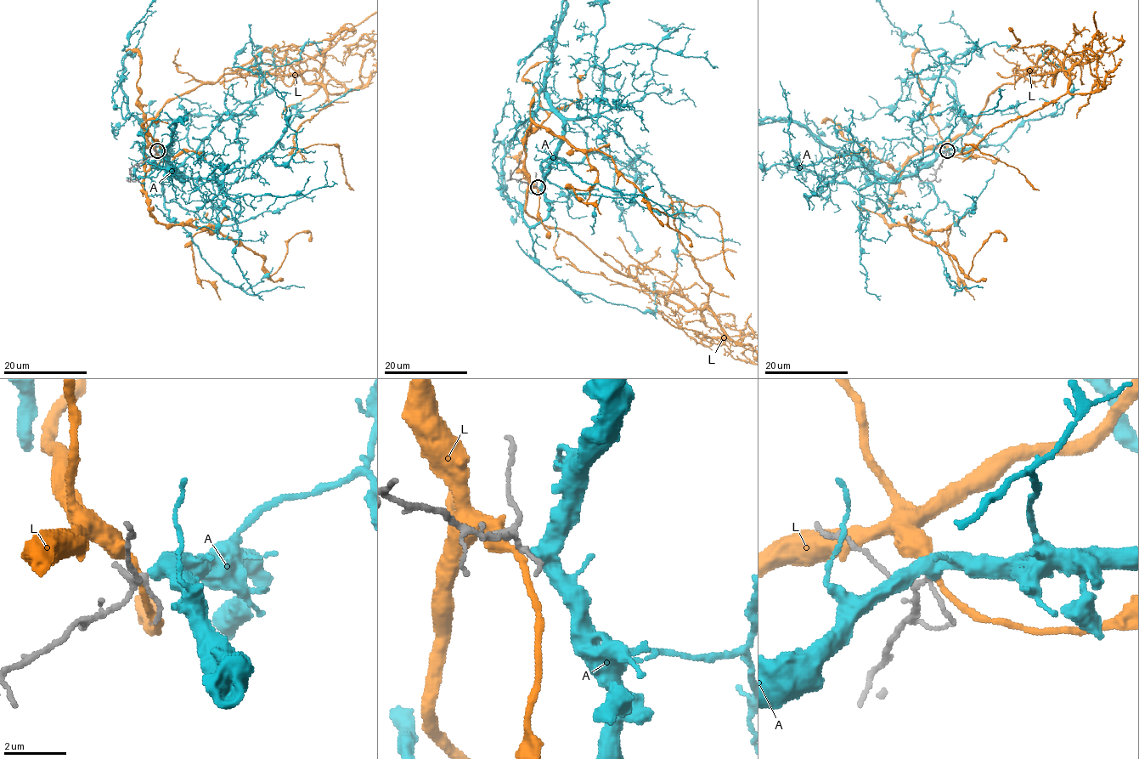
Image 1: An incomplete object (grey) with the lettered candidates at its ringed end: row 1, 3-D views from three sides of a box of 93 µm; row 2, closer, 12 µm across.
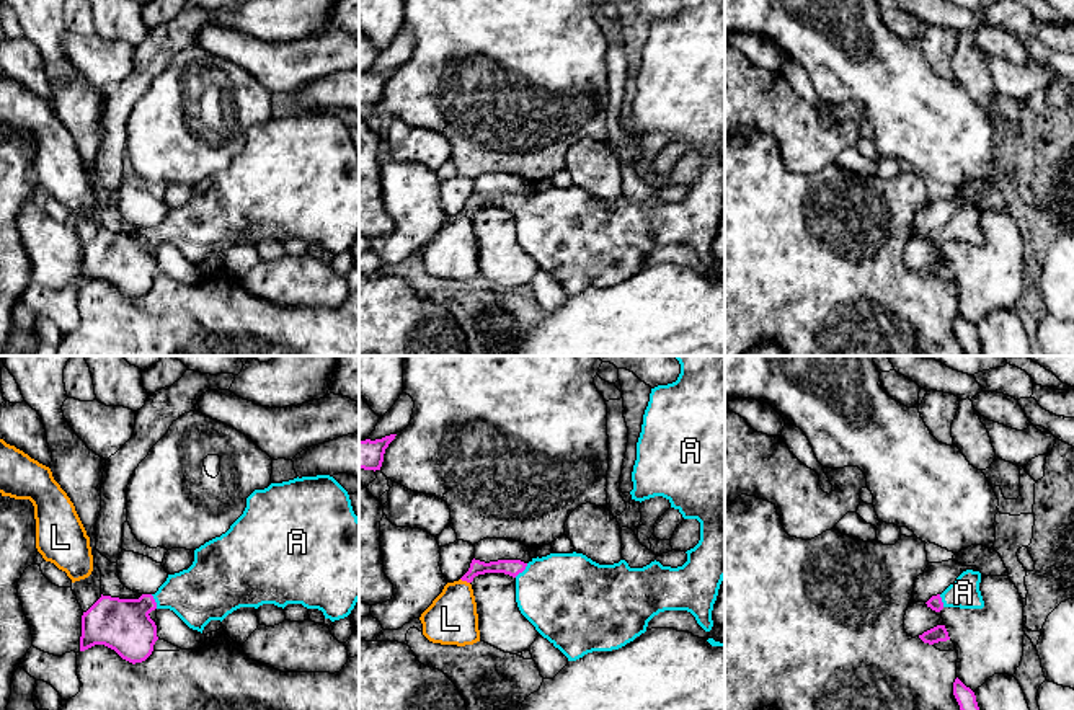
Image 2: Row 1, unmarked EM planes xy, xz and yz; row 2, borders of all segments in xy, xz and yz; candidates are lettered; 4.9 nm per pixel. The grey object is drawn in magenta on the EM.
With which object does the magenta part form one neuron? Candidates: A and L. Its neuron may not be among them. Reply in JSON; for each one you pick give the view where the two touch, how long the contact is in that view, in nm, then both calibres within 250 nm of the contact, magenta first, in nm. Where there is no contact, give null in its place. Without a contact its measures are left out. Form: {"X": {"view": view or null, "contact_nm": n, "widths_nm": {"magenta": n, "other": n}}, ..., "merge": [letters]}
{"A": {"view": "xz", "contact_nm": 100, "widths_nm": {"magenta": 80, "other": 420}}, "merge": ["A"]}

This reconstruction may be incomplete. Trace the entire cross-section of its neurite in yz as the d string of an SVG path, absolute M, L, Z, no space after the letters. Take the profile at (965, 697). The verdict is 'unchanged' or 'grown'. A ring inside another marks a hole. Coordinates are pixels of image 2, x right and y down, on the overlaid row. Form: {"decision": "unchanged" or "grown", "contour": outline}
{"decision": "unchanged", "contour": "M958 677L953 682L953 695L960 705L960 710L979 710L974 692Z"}

